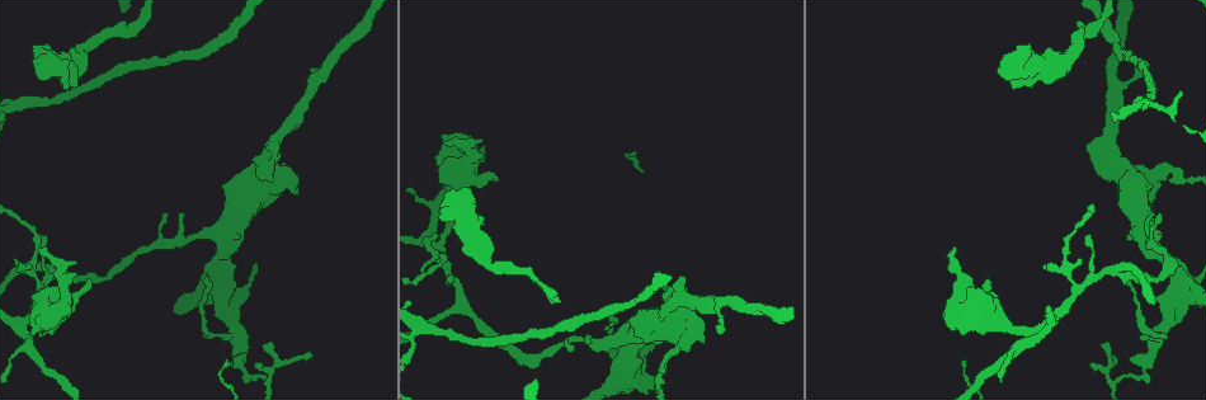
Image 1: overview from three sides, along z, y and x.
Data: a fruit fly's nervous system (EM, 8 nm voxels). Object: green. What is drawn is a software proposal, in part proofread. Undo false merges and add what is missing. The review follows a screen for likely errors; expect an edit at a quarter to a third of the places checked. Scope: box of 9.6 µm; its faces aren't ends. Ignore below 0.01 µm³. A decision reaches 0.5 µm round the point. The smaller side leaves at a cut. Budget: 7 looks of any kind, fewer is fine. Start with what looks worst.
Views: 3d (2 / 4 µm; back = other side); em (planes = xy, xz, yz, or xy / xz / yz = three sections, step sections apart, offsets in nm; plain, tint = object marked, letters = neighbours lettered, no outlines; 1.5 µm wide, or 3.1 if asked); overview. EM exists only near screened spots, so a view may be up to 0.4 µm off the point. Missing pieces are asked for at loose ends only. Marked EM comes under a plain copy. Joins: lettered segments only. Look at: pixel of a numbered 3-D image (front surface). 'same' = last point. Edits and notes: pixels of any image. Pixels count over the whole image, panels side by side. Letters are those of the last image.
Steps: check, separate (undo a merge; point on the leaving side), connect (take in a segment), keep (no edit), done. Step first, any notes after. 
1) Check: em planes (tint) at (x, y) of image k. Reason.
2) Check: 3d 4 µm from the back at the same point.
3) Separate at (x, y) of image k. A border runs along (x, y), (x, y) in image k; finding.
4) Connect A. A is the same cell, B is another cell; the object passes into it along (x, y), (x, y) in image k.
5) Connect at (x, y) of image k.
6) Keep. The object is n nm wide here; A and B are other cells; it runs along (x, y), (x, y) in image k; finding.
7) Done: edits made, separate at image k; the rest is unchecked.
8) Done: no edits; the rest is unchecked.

Check: em planes (letters) at (485, 180) of image 1.

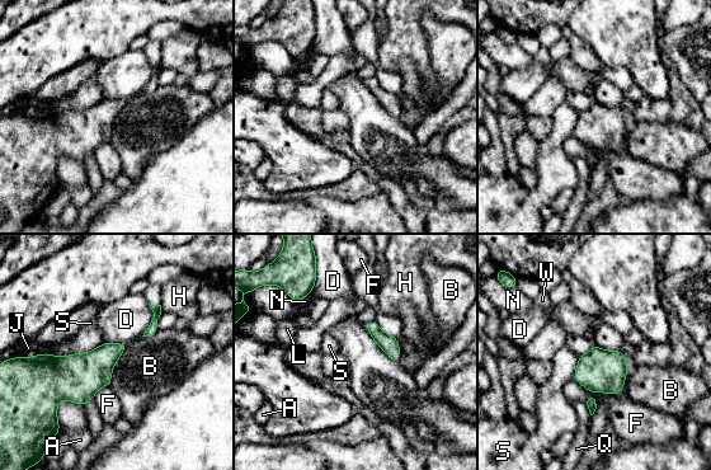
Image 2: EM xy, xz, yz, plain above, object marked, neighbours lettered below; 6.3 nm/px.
Keep. The object is 240 nm wide here; A, B, D, F, H, J, L, N, Q, S and W are other cells; a border runs along (128, 343), (117, 360), (108, 384) in image 2; continuous, no second neuron.

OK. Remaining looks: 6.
Check: em planes (letters) at (611, 322) of image 1. Free end.

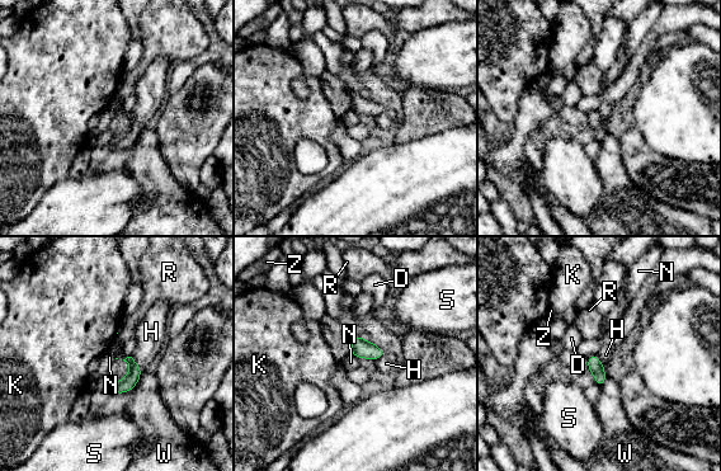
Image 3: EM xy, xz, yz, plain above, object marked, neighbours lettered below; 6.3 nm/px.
Keep. D, H, K, N, R, S, W and Z are other cells; a border runs along (350, 353), (357, 358) in image 3; no lettered segment goes on from it.

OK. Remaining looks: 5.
Check: 3d 4 µm at (436, 233) of image 1. Tapers out.

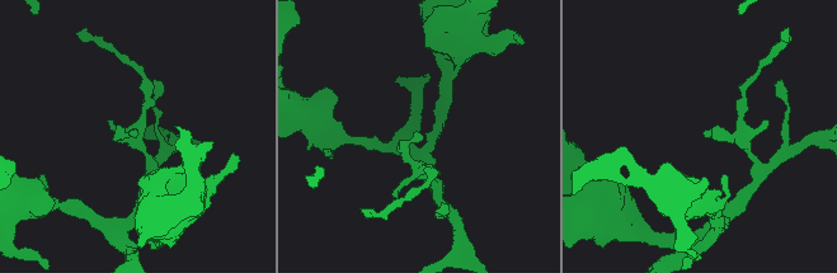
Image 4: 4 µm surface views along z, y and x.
Check: em xy step 4 (tint) at (136, 133) of image 4.

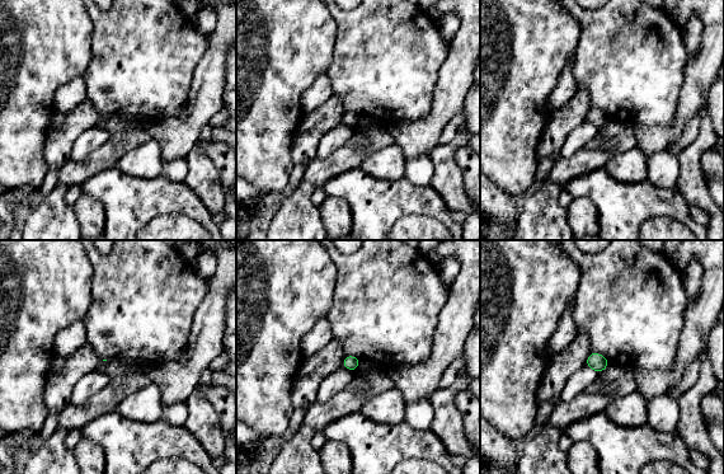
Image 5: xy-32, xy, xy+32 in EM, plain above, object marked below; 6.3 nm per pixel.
Check: em planes (letters) at the same point. Another direction.

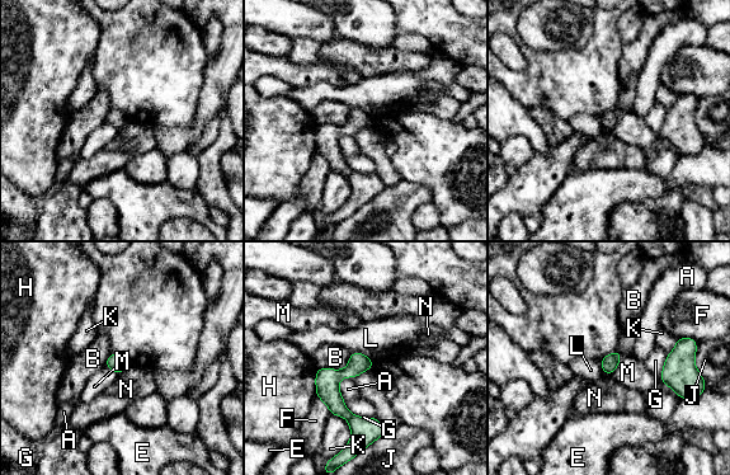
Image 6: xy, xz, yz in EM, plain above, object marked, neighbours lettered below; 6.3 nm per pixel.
Keep. The object is 100 nm wide here; A, B, E, F, G, H, J, K, L, M and N are other cells; no lettered segment goes on from it.

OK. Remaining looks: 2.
Done: no edits; the rest is unchecked.

